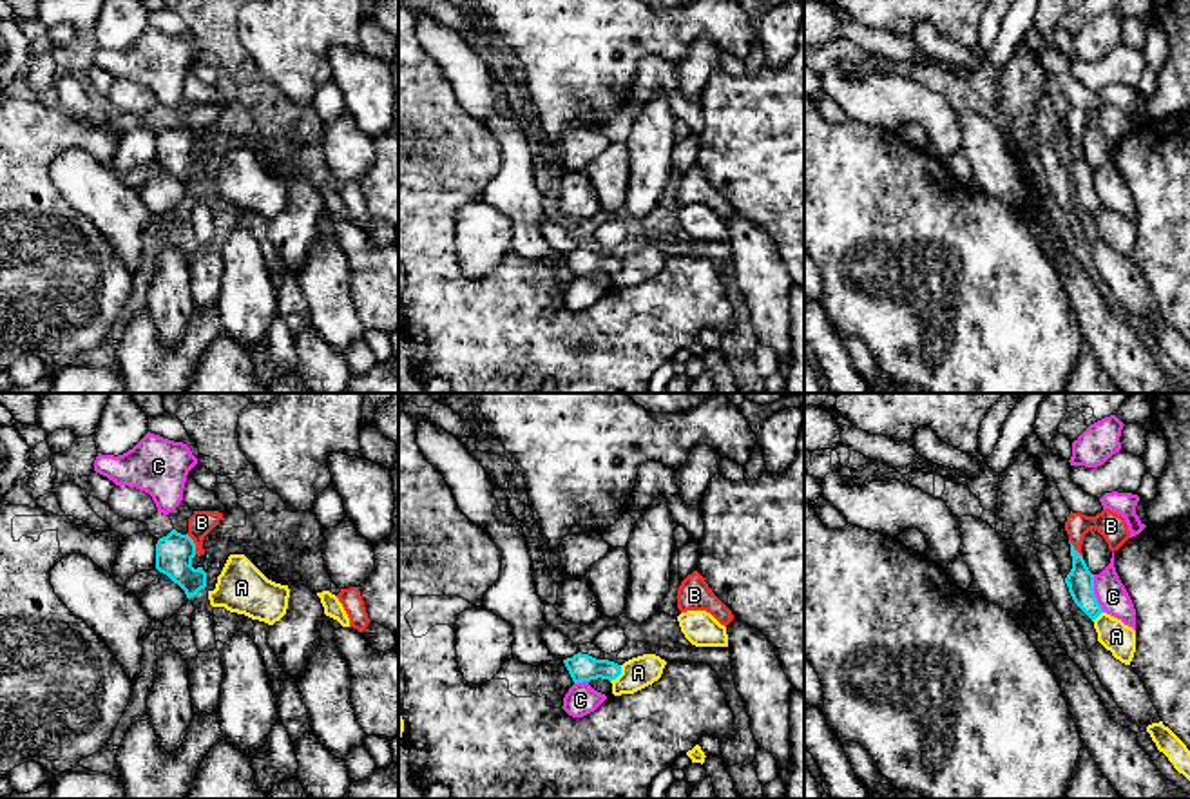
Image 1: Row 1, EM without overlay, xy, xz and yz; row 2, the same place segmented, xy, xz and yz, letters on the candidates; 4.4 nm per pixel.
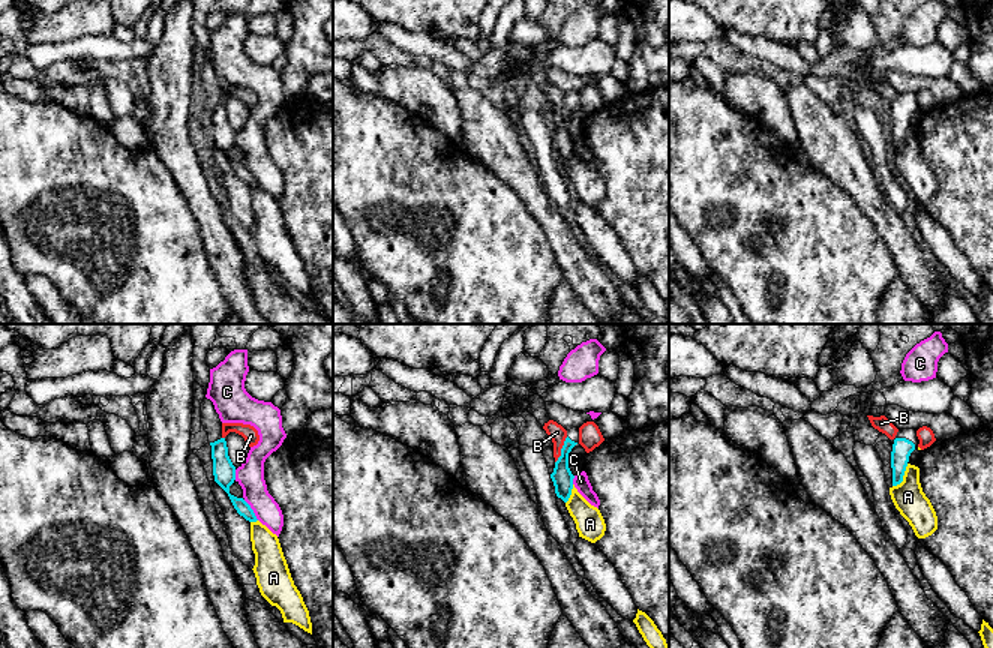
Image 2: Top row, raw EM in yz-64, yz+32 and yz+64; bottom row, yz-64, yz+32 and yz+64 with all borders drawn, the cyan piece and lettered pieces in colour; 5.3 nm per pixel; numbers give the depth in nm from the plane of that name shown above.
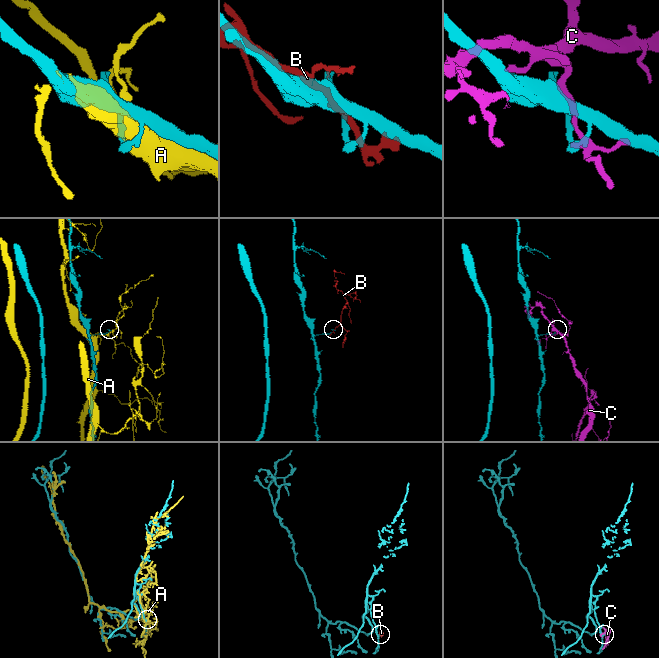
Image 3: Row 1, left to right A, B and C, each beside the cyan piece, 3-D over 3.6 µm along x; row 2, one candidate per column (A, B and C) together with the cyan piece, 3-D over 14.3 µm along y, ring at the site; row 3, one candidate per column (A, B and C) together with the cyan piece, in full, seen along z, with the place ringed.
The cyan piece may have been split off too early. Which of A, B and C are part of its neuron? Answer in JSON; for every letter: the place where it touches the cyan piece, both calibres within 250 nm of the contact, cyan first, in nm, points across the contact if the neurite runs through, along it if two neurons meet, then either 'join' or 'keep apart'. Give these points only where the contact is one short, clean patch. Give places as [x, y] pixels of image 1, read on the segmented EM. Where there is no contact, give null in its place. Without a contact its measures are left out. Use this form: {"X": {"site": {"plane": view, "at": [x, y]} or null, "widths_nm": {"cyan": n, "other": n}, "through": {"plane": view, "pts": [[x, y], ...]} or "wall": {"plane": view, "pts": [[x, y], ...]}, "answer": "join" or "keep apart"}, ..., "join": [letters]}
{"A": {"site": {"plane": "xz", "at": [618, 674]}, "widths_nm": {"cyan": 130, "other": 140}, "answer": "keep apart"}, "B": {"site": {"plane": "xy", "at": [194, 544]}, "widths_nm": {"cyan": 170, "other": 110}, "answer": "join"}, "C": {"site": {"plane": "yz", "at": [1093, 593]}, "widths_nm": {"cyan": 120, "other": 140}, "answer": "keep apart"}, "join": ["B"]}

